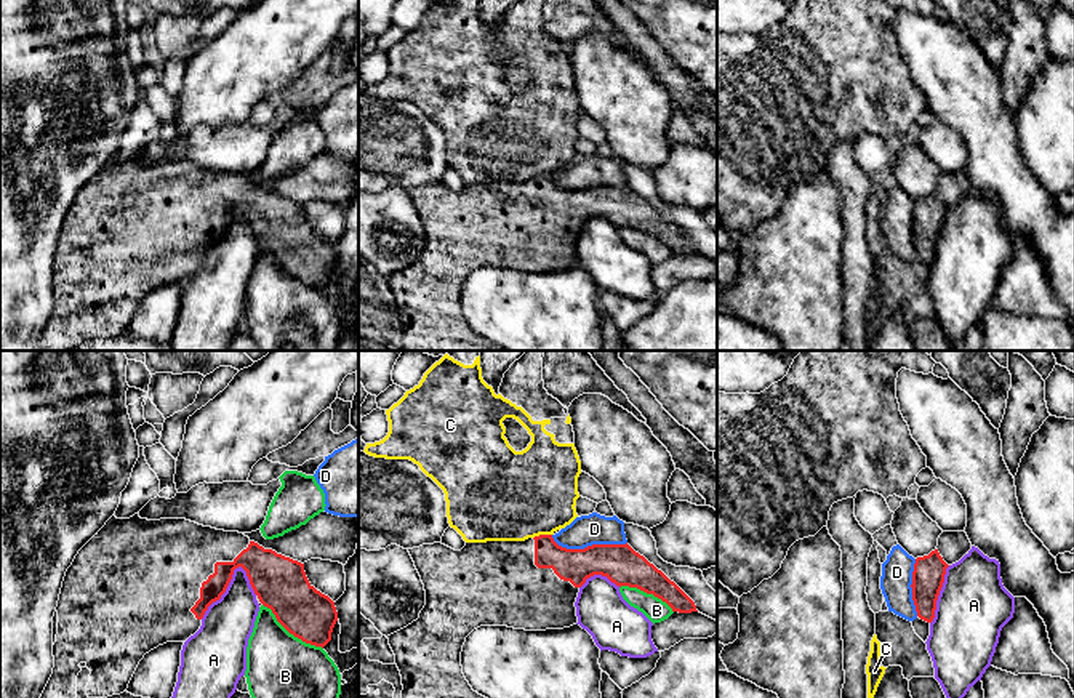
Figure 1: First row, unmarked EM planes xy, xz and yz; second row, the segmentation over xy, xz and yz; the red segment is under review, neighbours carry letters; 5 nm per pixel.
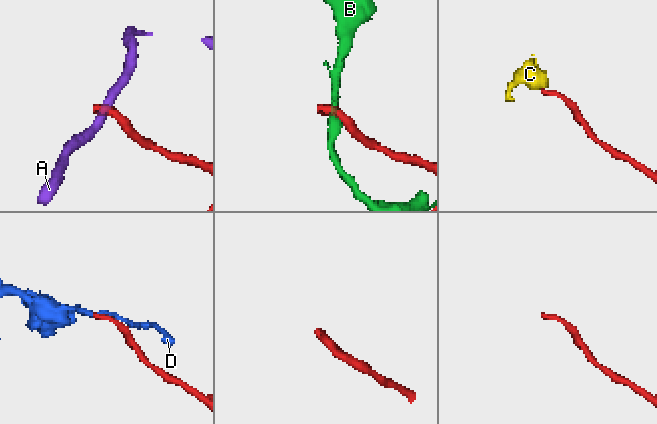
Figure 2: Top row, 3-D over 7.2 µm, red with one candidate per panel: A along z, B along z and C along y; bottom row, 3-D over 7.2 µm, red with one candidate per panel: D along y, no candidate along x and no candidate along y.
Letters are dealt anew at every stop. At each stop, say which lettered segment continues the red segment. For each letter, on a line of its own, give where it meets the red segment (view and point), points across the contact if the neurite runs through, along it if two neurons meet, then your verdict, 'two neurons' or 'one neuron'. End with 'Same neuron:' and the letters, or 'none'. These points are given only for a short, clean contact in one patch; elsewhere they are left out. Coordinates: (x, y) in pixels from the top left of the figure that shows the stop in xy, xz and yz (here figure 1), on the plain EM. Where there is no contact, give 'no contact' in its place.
A: contact xy (224, 232); two neurons
B: contact xy (292, 274); two neurons
C: contact xz (541, 176); border xz (551, 175), (541, 175), (533, 180); two neurons
D: contact xz (588, 188); two neurons
Same neuron: none

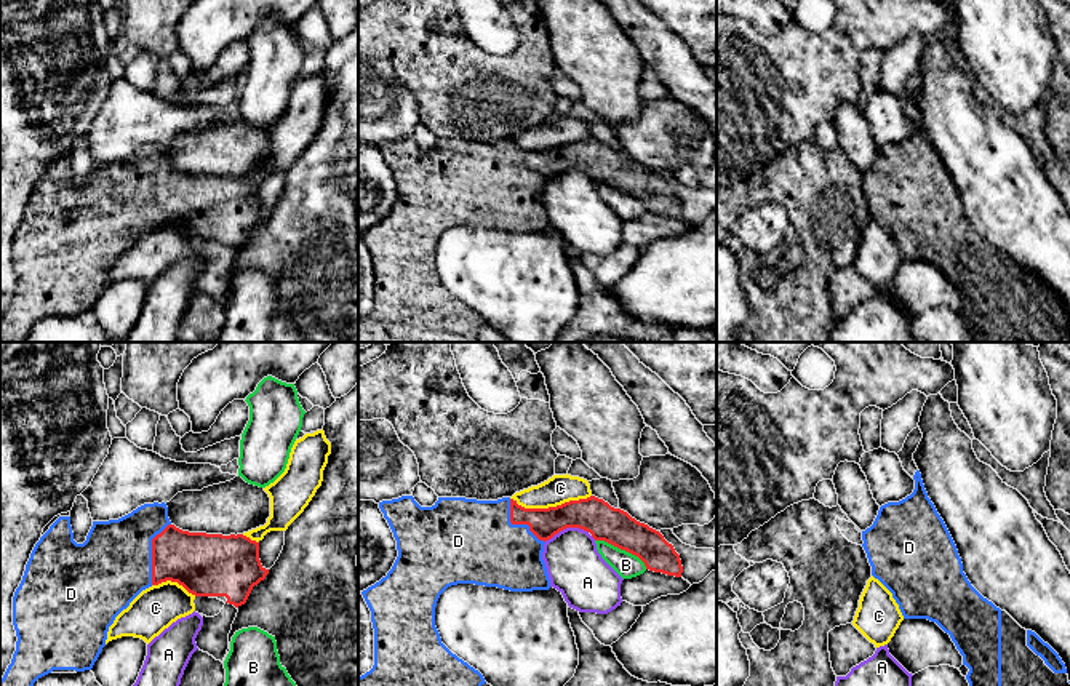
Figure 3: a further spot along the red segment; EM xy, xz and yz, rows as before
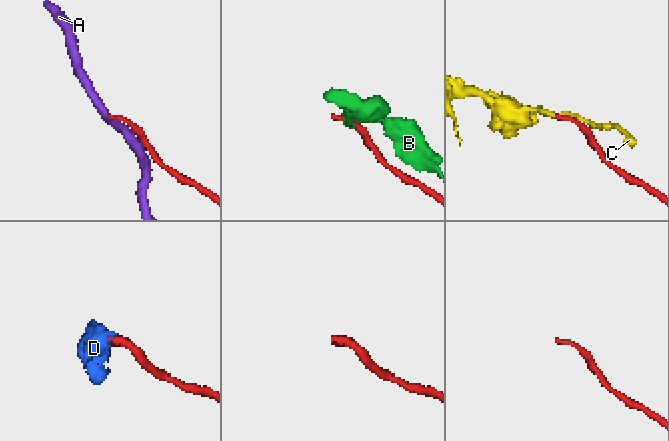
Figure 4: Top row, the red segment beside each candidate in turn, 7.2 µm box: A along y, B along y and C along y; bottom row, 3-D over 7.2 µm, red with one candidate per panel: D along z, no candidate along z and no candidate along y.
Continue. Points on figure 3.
A: contact xz (565, 170); two neurons
B: contact xz (622, 191); two neurons
C: contact xz (550, 149); two neurons
D: contact xy (152, 195); one neuron
Same neuron: D

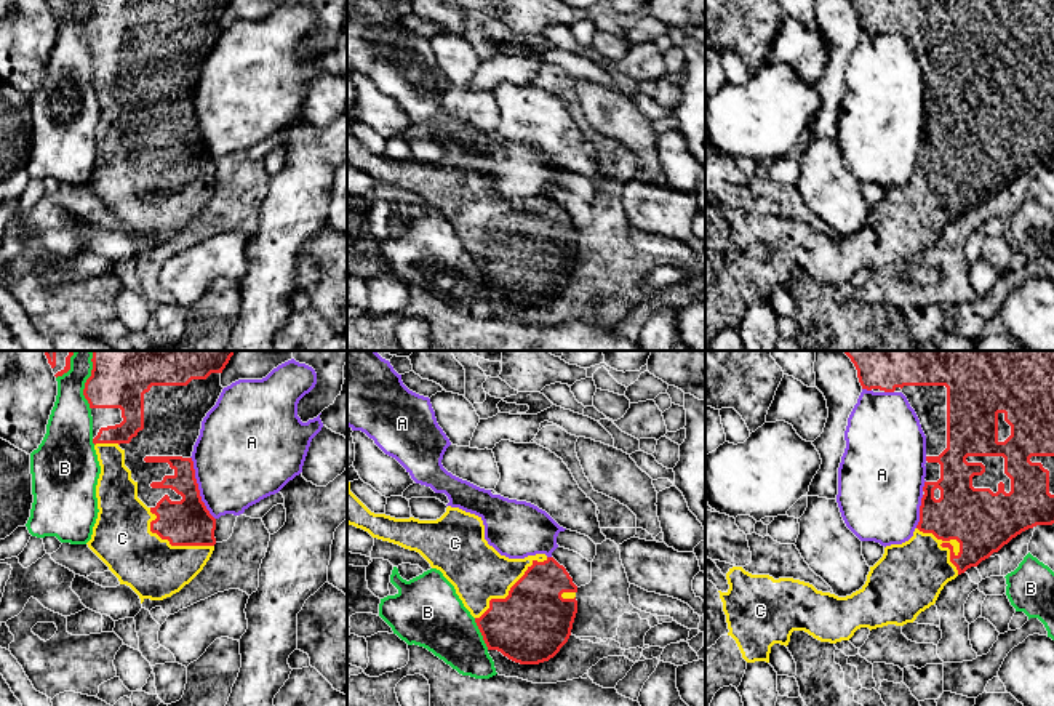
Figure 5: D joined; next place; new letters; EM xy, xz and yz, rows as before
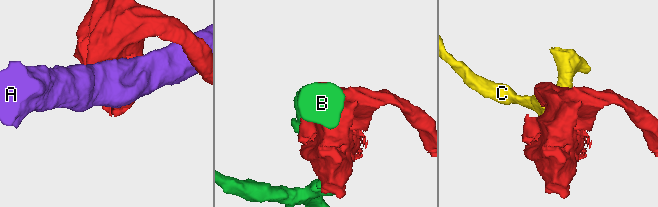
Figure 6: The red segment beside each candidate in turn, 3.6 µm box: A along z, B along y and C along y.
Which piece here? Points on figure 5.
A: contact xy (197, 130); two neurons
B: contact xy (85, 26); two neurons
C: contact yz (942, 188); one neuron
Same neuron: C

